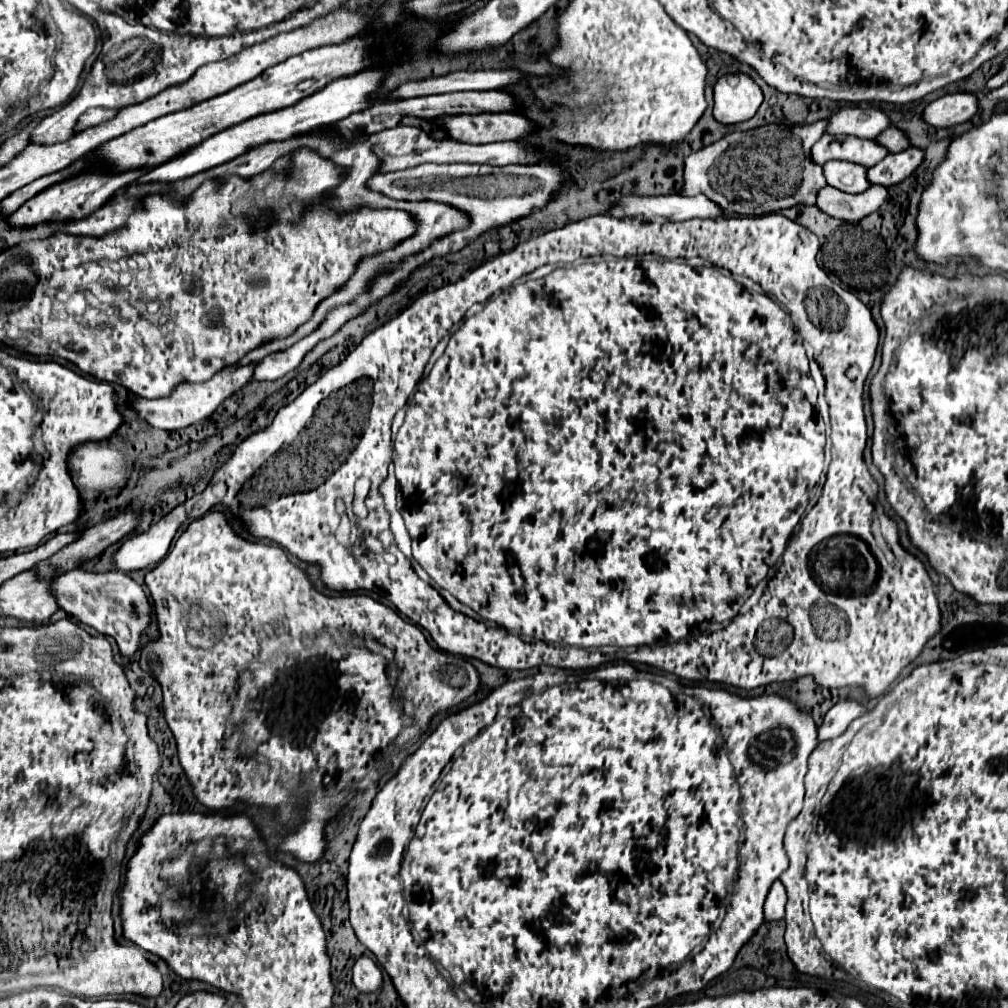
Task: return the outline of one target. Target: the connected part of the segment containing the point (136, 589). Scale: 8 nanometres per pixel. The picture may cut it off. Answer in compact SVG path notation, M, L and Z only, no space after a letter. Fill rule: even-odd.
M81 568L71 570L55 580L55 594L61 610L77 616L83 624L93 626L101 634L115 638L119 652L125 658L133 656L141 648L141 636L155 616L145 590L121 570L105 574L91 574Z

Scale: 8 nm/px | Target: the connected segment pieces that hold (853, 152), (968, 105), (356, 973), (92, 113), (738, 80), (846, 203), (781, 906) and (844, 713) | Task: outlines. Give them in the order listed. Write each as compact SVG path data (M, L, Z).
M823 134L823 138L813 146L813 162L823 166L829 160L845 160L853 164L861 164L865 168L875 166L887 156L887 150L873 140L861 138L843 138Z
M945 94L923 110L925 124L933 128L949 128L955 124L963 124L977 114L977 96L975 94Z
M359 958L353 966L353 982L359 992L375 992L381 986L381 970L371 958Z
M93 108L93 110L85 110L85 114L81 114L81 118L77 120L77 126L75 126L75 134L87 130L87 128L93 128L93 126L99 126L111 118L117 116L121 108L117 110L109 110L109 108Z
M745 74L721 76L713 90L713 116L721 124L739 124L751 120L763 102L761 88Z
M825 186L817 194L817 208L831 218L839 220L861 220L875 212L887 198L887 190L883 186L871 186L863 194L847 194Z
M777 880L777 882L771 886L769 896L767 896L767 900L765 900L765 906L763 906L765 920L767 920L767 922L781 920L781 918L785 916L785 902L787 902L785 888L783 888L781 882Z
M843 698L839 700L823 718L823 724L819 728L819 740L829 740L829 738L835 738L835 736L841 736L849 722L853 722L855 718L863 716L867 712L867 708L857 702L857 700L849 700L849 698Z

